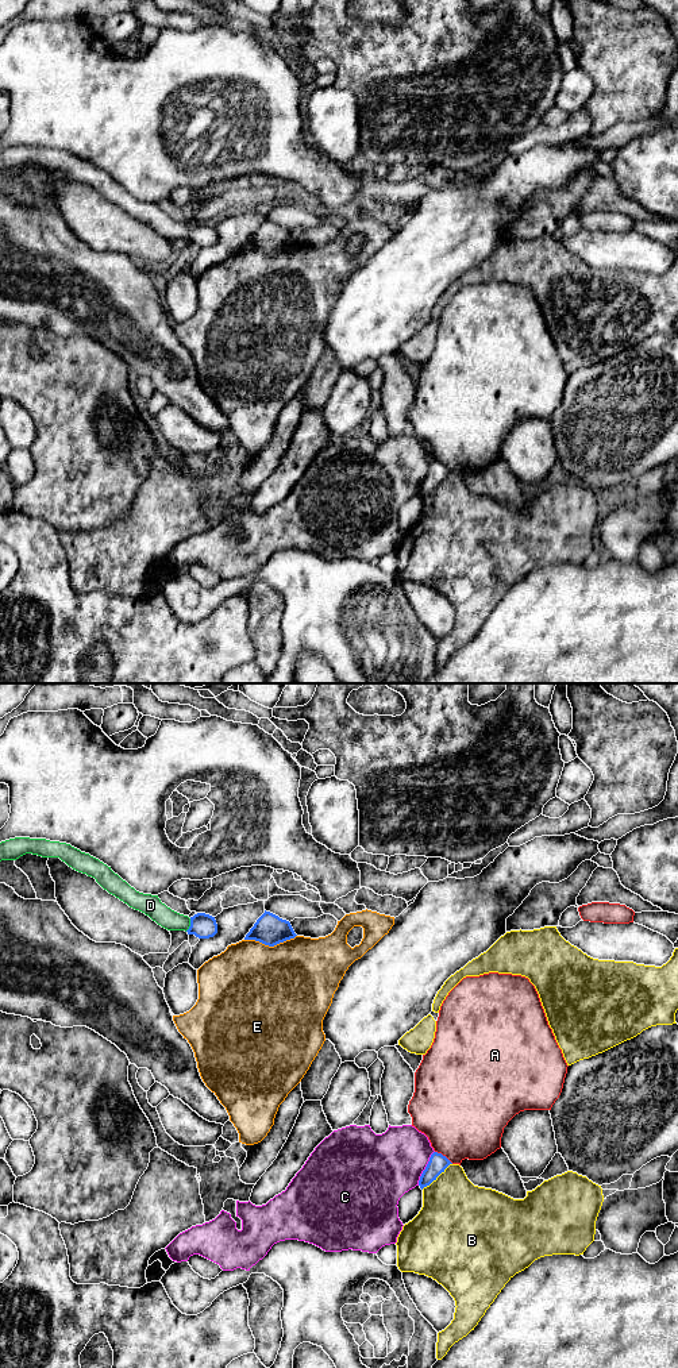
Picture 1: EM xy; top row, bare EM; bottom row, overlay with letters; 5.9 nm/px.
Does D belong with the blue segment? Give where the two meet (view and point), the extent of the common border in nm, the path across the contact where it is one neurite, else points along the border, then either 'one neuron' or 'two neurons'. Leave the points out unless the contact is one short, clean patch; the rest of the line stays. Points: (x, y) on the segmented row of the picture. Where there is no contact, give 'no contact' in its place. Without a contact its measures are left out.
meets blue in xy at (191, 925); contact 90 nm long; runs through xy (203, 925), (191, 925), (169, 920), (158, 912); one neuron

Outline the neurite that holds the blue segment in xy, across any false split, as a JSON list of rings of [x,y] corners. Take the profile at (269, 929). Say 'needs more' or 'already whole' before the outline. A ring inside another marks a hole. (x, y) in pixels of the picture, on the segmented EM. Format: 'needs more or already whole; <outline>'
already whole; [[[265,910],[246,935],[244,940],[255,940],[265,945],[274,947],[296,936],[289,921]]]

